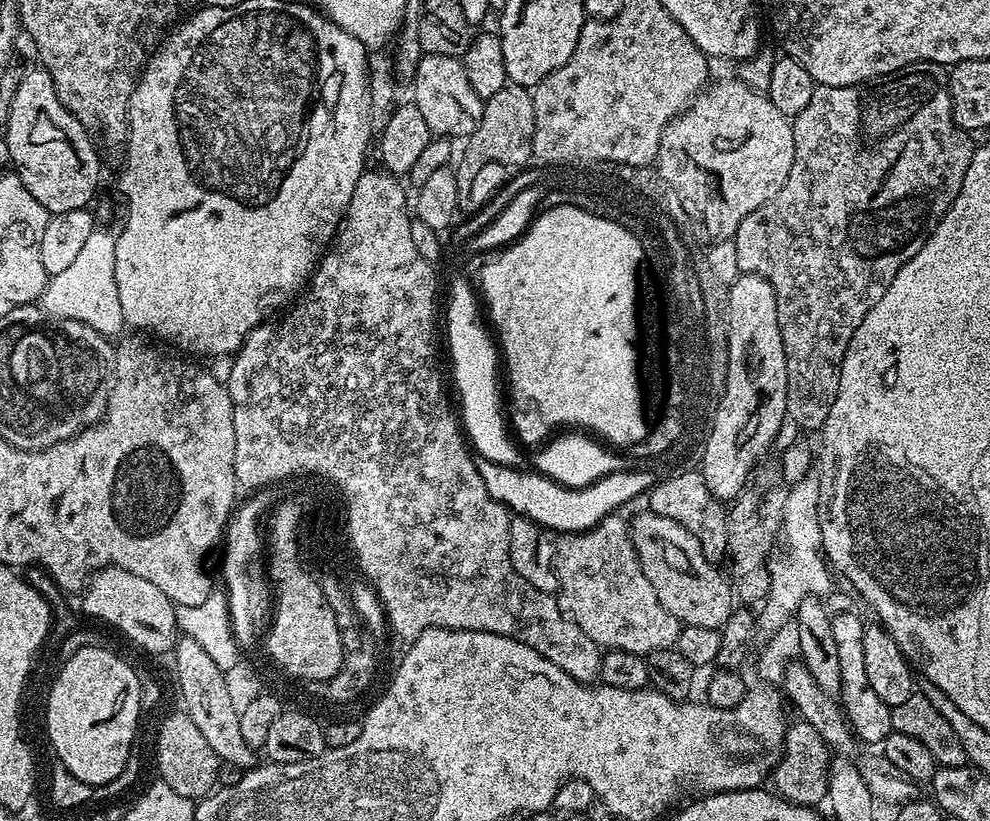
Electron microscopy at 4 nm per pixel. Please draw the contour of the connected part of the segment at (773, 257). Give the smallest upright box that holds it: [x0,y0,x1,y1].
[734,60,974,429]

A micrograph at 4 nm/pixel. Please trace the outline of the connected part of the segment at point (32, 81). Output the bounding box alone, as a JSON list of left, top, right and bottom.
[4,68,100,214]

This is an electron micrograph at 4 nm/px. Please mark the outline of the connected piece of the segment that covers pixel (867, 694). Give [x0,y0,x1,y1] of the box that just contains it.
[830,612,893,745]

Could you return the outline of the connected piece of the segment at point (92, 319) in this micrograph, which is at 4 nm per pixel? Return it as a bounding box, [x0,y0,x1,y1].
[43,234,126,337]

